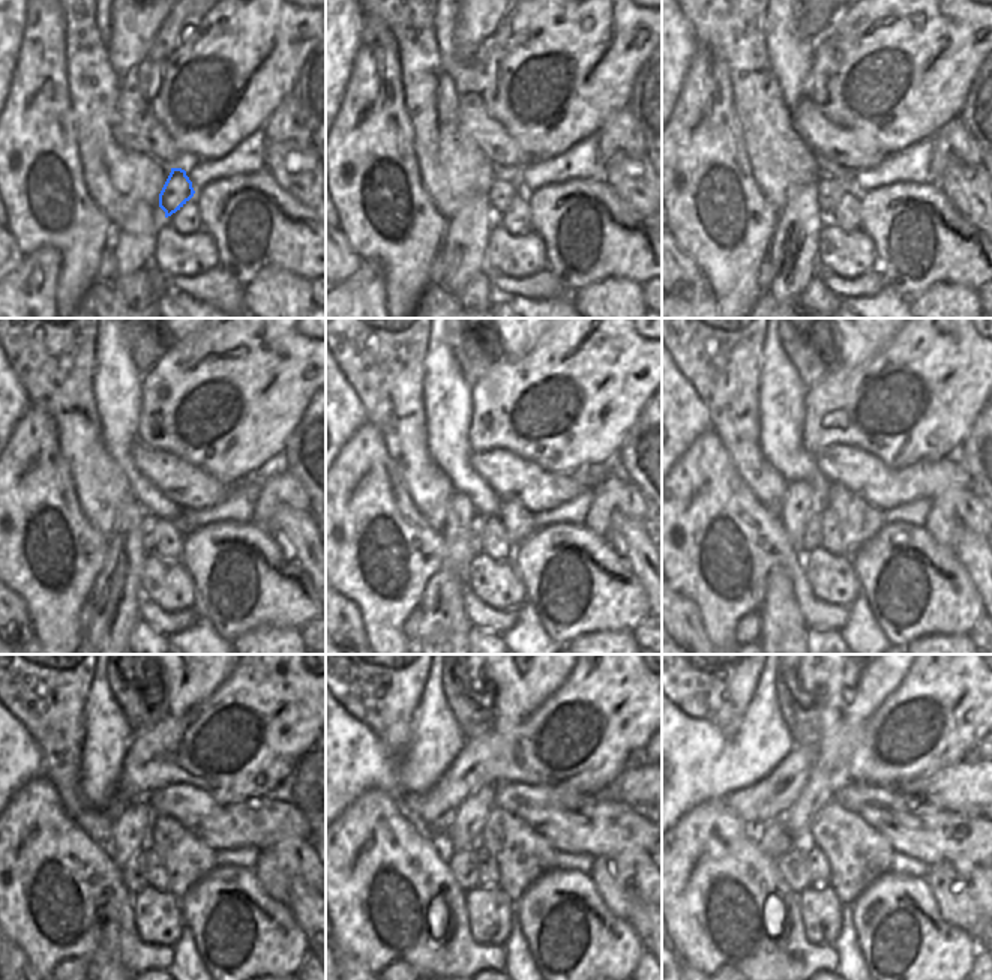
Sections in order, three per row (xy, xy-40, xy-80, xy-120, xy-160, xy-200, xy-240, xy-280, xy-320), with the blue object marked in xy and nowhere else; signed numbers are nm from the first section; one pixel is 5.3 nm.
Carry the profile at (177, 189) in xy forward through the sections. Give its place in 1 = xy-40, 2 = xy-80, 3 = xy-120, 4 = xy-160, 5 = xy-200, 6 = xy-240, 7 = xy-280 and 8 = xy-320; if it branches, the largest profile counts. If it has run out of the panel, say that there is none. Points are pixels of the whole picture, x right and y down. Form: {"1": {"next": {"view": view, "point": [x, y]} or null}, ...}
{"1": {"next": {"view": "xy-40", "point": [505, 188]}}, "2": {"next": {"view": "xy-80", "point": [829, 191]}}, "3": {"next": {"view": "xy-120", "point": [147, 524]}}, "4": {"next": {"view": "xy-160", "point": [477, 523]}}, "5": {"next": {"view": "xy-200", "point": [811, 538]}}, "6": {"next": {"view": "xy-240", "point": [132, 872]}}, "7": {"next": {"view": "xy-280", "point": [462, 865]}}, "8": {"next": {"view": "xy-320", "point": [793, 866]}}}

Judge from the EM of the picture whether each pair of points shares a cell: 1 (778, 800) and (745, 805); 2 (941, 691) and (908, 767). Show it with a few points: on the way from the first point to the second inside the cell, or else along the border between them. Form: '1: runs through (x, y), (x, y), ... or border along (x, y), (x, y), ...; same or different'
1: runs through (770, 800), (752, 805); same
2: runs through (946, 712), (944, 734), (929, 754); same

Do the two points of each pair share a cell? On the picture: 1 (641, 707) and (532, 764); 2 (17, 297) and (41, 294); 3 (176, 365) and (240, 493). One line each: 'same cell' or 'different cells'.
1: same cell
2: same cell
3: different cells

